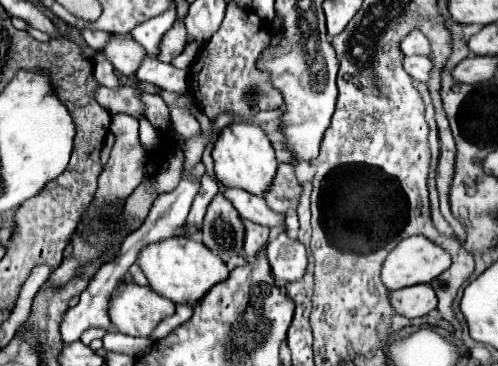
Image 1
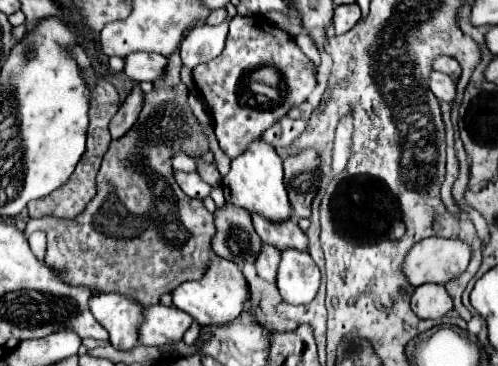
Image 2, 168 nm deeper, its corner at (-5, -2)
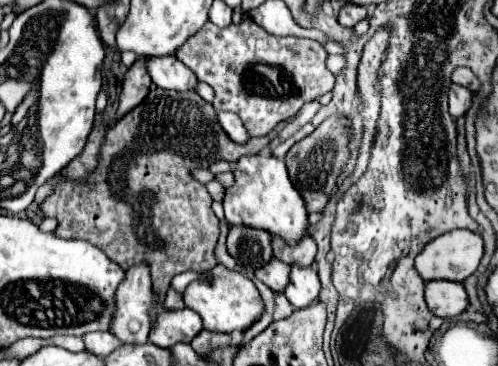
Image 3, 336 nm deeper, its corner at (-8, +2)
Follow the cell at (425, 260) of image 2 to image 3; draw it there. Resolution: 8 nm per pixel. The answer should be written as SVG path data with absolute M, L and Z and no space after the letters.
M452 230L446 232L438 238L434 238L432 242L428 242L424 246L424 250L416 256L416 270L418 274L430 282L430 280L454 280L454 282L462 282L464 278L468 278L470 274L474 274L474 270L480 264L482 258L482 238L476 232L470 230Z

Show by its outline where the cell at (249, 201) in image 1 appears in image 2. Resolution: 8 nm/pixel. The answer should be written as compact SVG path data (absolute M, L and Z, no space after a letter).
M253 214L253 224L255 224L255 230L261 236L261 240L265 244L273 244L281 252L289 250L289 248L295 248L301 252L307 250L305 232L301 232L301 228L291 220L287 220L283 224L271 224L265 218Z

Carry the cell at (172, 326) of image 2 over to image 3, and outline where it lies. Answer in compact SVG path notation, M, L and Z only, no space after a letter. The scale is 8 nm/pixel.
M190 308L160 310L150 330L150 342L160 348L172 348L176 342L192 342L202 330L202 320Z

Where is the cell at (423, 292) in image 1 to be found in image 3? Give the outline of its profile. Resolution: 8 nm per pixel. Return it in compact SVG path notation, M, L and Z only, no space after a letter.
M432 280L426 284L424 290L426 304L432 314L440 318L452 318L466 310L468 296L460 282L450 280Z

